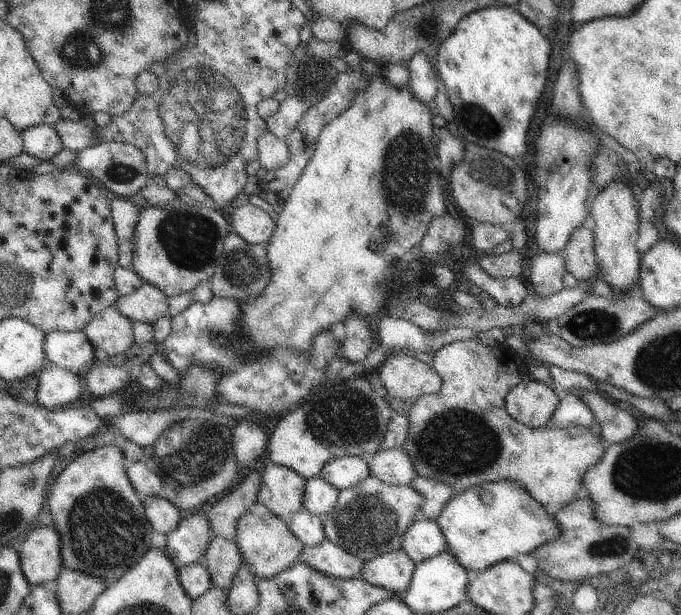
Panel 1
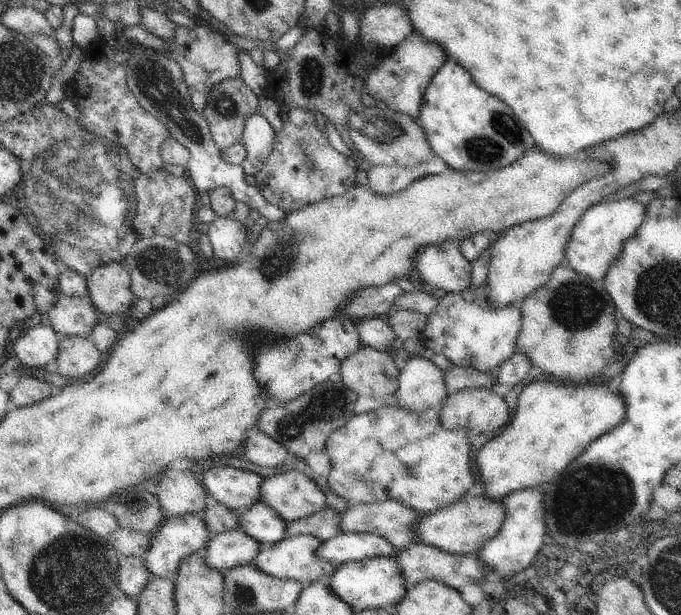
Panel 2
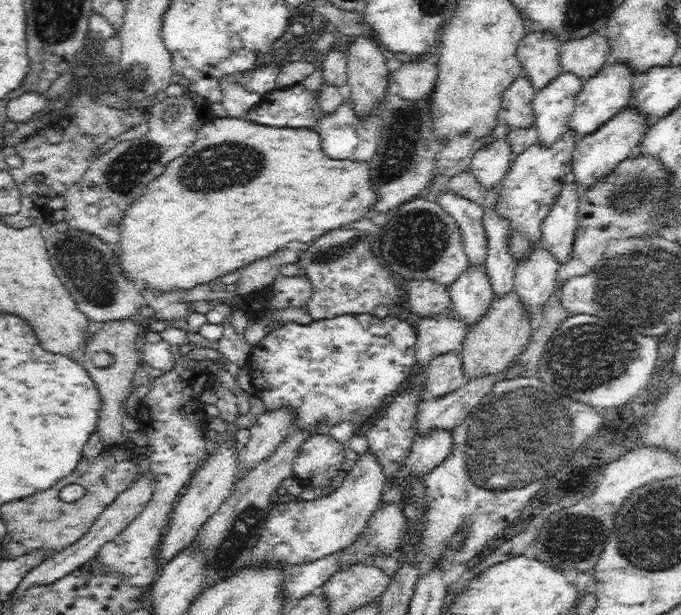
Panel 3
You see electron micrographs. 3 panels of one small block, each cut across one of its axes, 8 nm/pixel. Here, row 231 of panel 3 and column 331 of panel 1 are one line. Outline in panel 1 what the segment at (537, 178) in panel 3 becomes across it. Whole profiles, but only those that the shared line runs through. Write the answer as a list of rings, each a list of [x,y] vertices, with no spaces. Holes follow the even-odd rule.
[[[370,474],[356,486],[339,491],[336,506],[323,518],[325,536],[343,551],[369,561],[401,548],[404,534],[416,520],[422,504],[424,496],[409,485],[386,484]]]

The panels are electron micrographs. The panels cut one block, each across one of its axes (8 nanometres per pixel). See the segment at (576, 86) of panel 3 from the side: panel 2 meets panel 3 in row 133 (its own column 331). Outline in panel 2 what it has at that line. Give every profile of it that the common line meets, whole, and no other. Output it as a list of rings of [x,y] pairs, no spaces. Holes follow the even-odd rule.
[[[339,533],[324,541],[317,549],[317,556],[334,567],[342,564],[392,557],[395,547],[384,538],[369,533]]]

